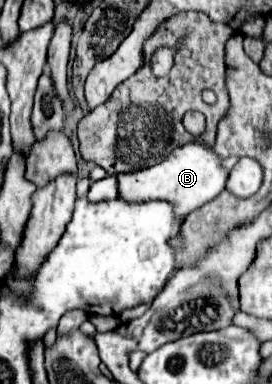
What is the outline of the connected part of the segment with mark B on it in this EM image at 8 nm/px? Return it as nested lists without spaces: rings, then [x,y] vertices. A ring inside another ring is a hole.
[[[187,144],[169,154],[161,164],[117,176],[119,182],[119,198],[125,202],[147,202],[147,200],[165,200],[173,204],[175,216],[181,220],[183,216],[191,214],[193,210],[201,208],[205,202],[213,200],[225,190],[225,180],[229,176],[229,170],[221,166],[221,158],[201,146],[201,144]]]

